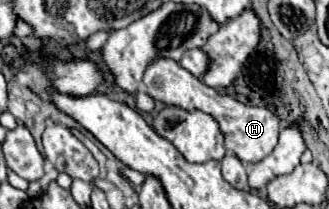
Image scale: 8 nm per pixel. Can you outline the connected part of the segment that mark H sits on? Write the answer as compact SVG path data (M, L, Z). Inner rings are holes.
M155 60L155 64L151 64L151 68L147 68L147 72L143 76L143 84L145 84L145 92L153 100L159 100L167 106L179 106L187 112L201 110L201 112L213 116L225 138L225 150L235 154L243 164L261 162L267 154L271 154L271 150L277 144L279 118L271 110L267 110L263 106L243 104L235 96L229 96L225 92L219 92L217 88L207 86L199 78L191 76L191 72L187 72L175 60Z

